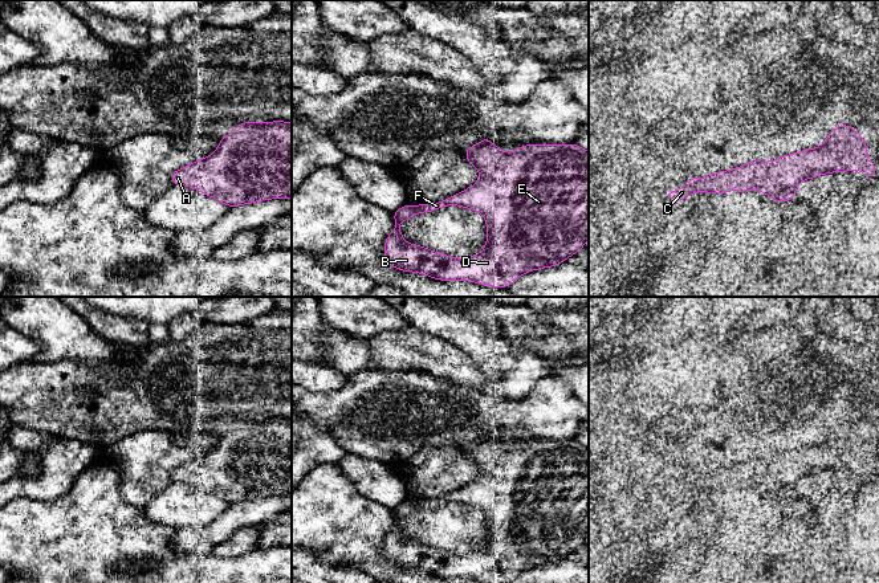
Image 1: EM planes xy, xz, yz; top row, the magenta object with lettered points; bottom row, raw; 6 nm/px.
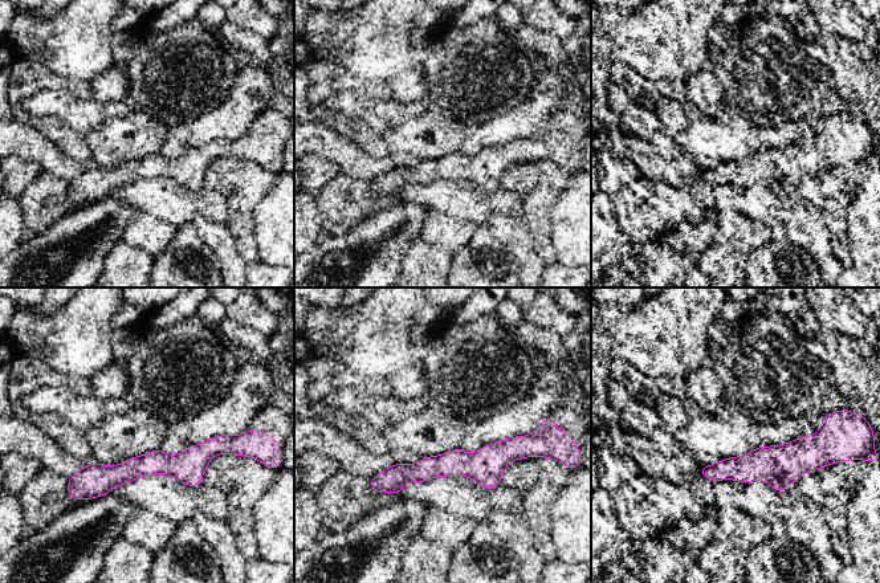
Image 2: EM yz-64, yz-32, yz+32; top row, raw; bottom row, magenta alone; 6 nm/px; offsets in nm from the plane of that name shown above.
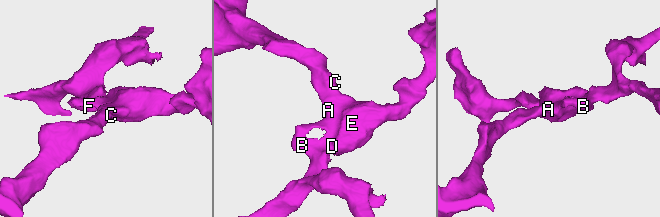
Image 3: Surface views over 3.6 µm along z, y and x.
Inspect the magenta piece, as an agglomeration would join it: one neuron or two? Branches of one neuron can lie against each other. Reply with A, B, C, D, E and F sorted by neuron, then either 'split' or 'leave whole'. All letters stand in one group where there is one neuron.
groups A B C D E F; leave whole

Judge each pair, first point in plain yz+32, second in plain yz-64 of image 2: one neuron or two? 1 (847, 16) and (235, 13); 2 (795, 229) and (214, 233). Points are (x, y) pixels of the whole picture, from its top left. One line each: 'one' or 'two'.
1: one
2: one

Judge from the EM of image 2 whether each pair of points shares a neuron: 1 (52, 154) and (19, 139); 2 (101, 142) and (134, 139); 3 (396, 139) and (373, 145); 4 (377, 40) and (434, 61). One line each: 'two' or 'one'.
1: one
2: one
3: two
4: two

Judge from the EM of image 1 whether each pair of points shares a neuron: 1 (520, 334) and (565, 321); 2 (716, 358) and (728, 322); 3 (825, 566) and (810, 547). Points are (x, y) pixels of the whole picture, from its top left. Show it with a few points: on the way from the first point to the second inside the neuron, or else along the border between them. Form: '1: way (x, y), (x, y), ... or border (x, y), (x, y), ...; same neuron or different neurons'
1: way (530, 333), (554, 331); same neuron
2: border (747, 321), (724, 333), (711, 330); different neurons
3: way (821, 562), (814, 551); same neuron

